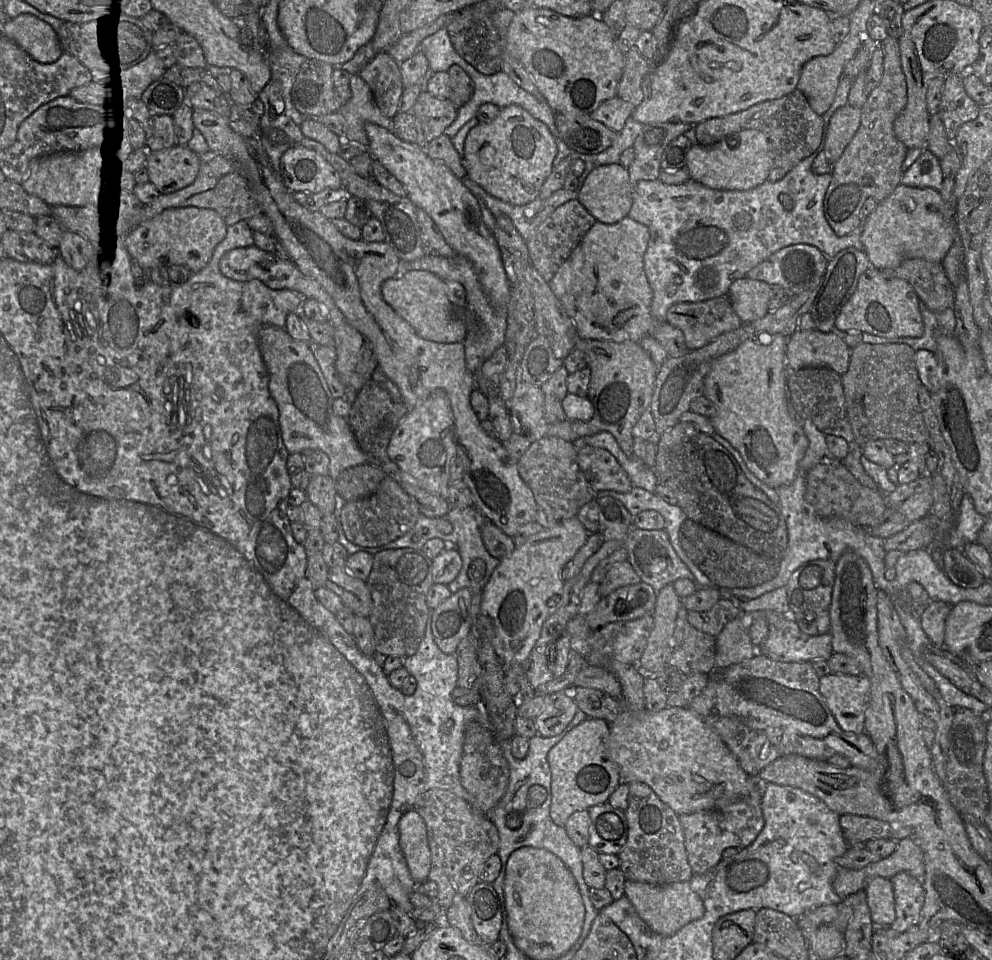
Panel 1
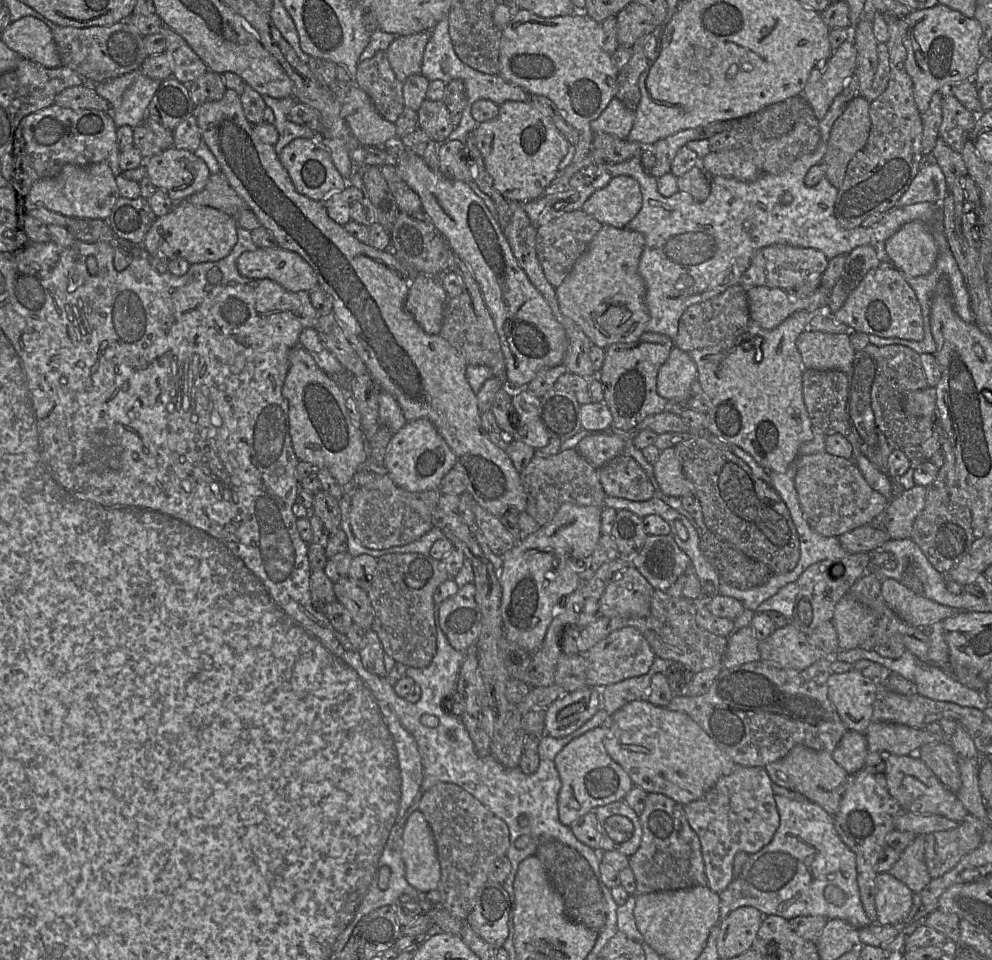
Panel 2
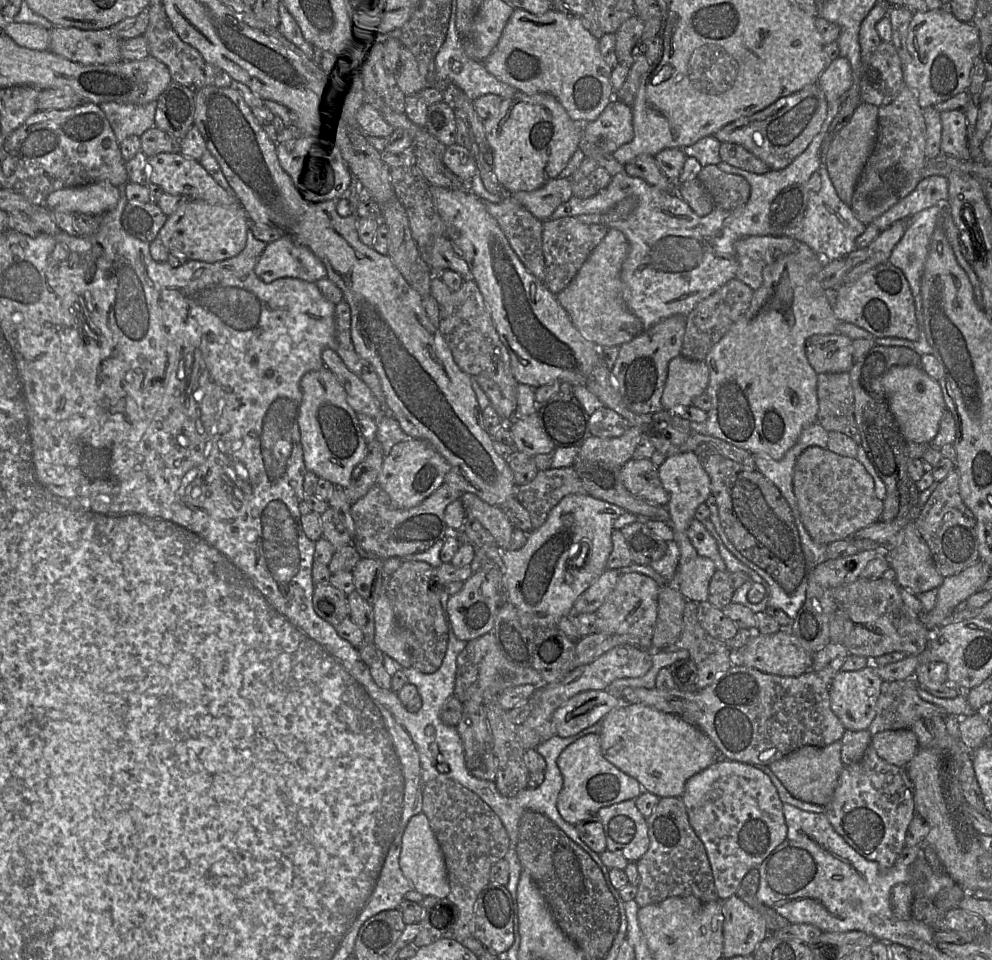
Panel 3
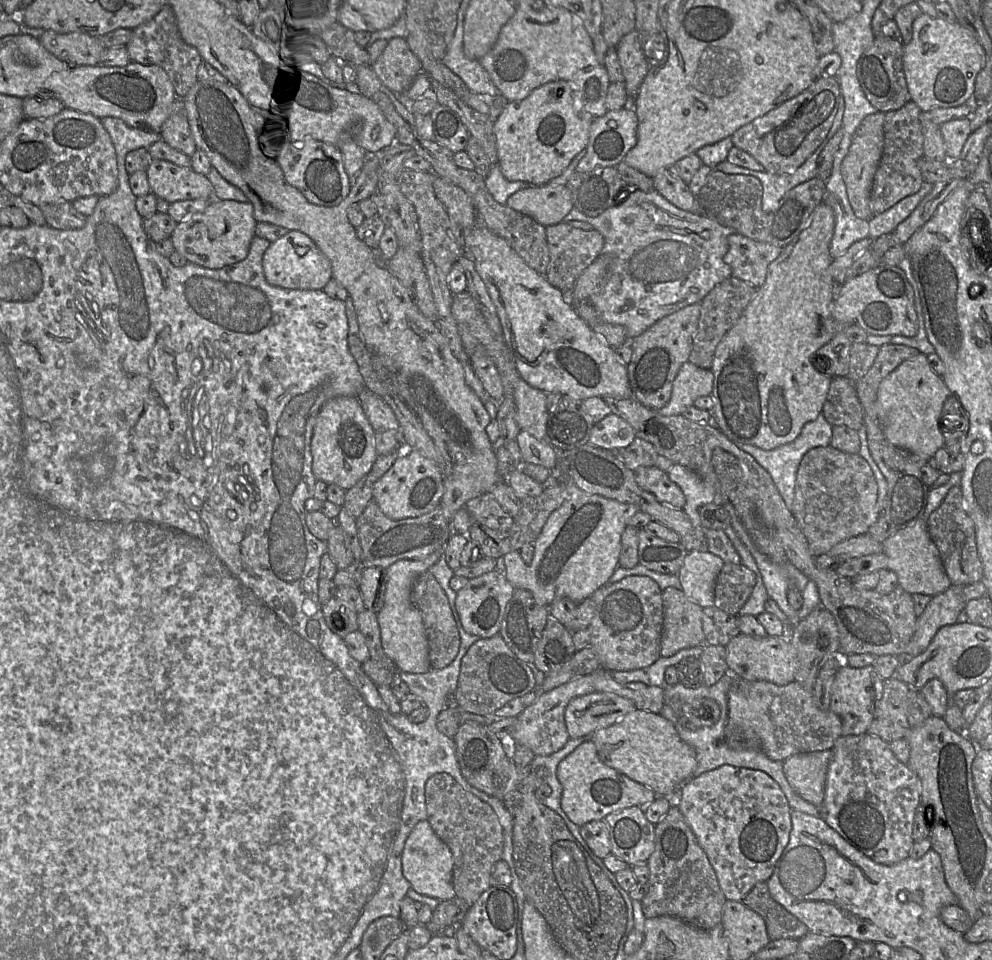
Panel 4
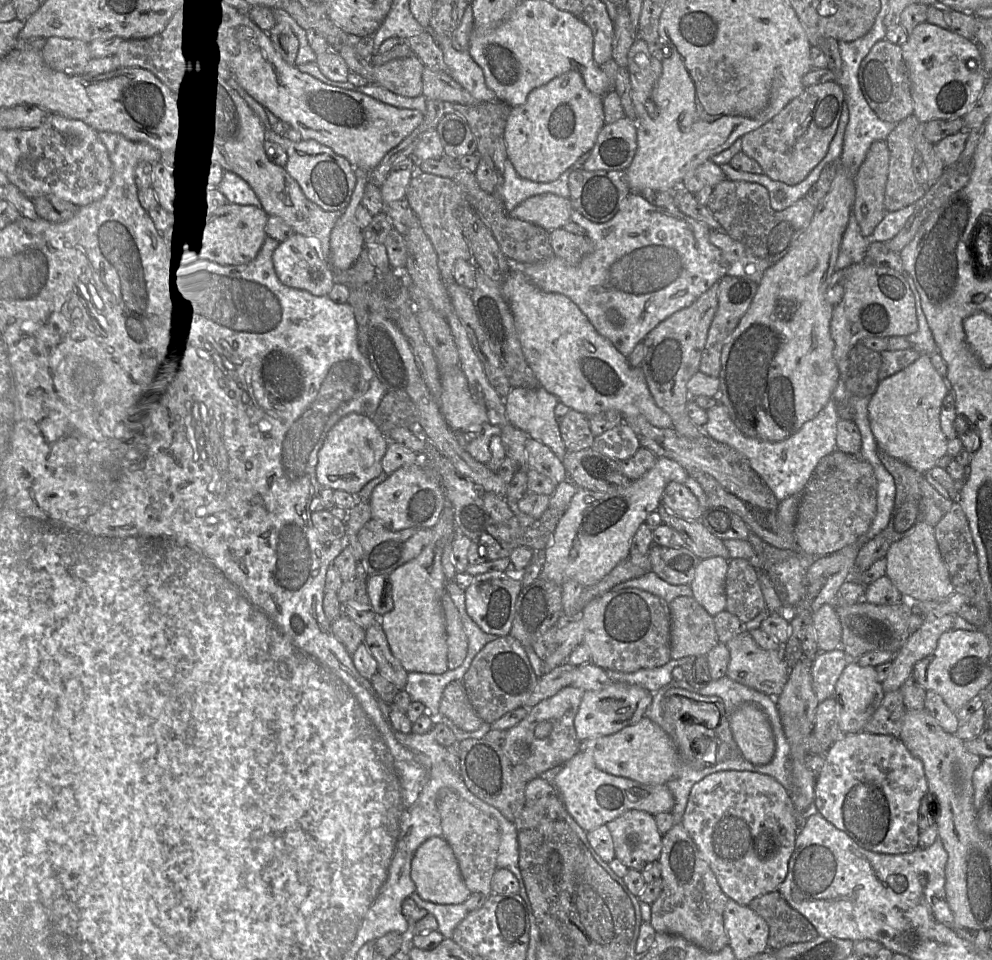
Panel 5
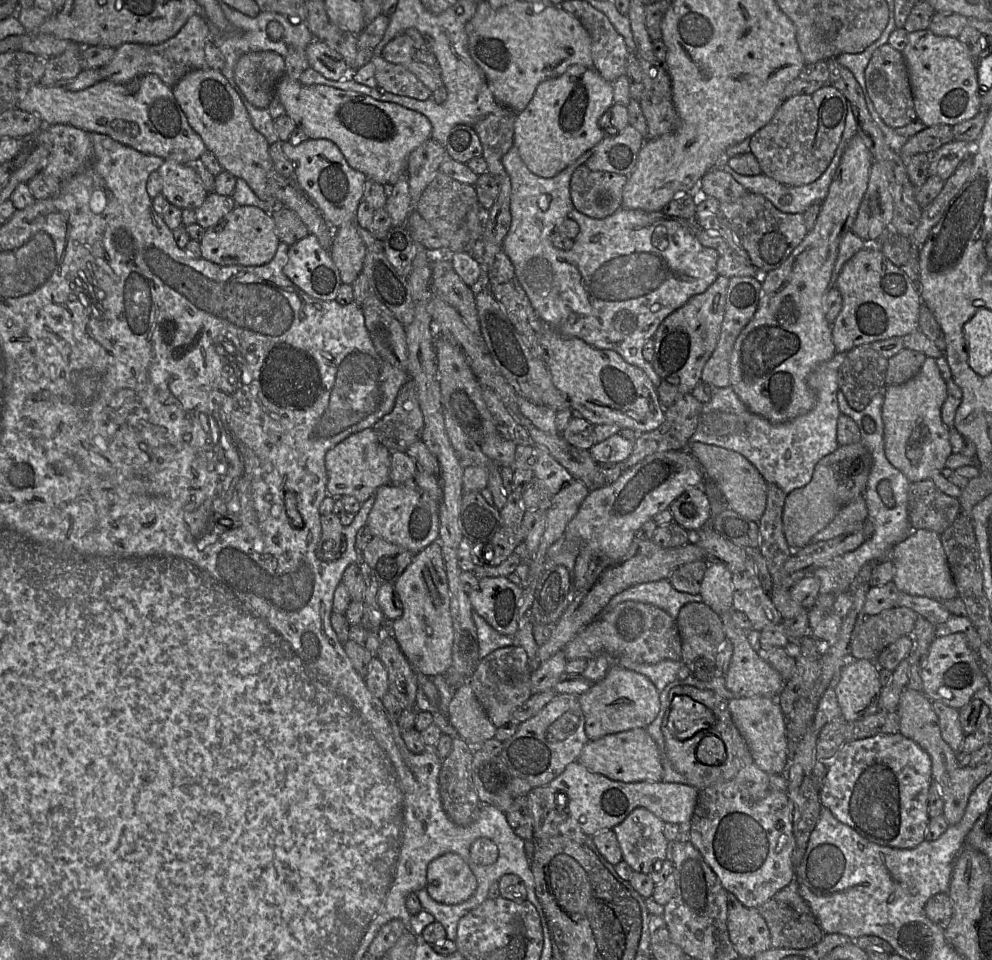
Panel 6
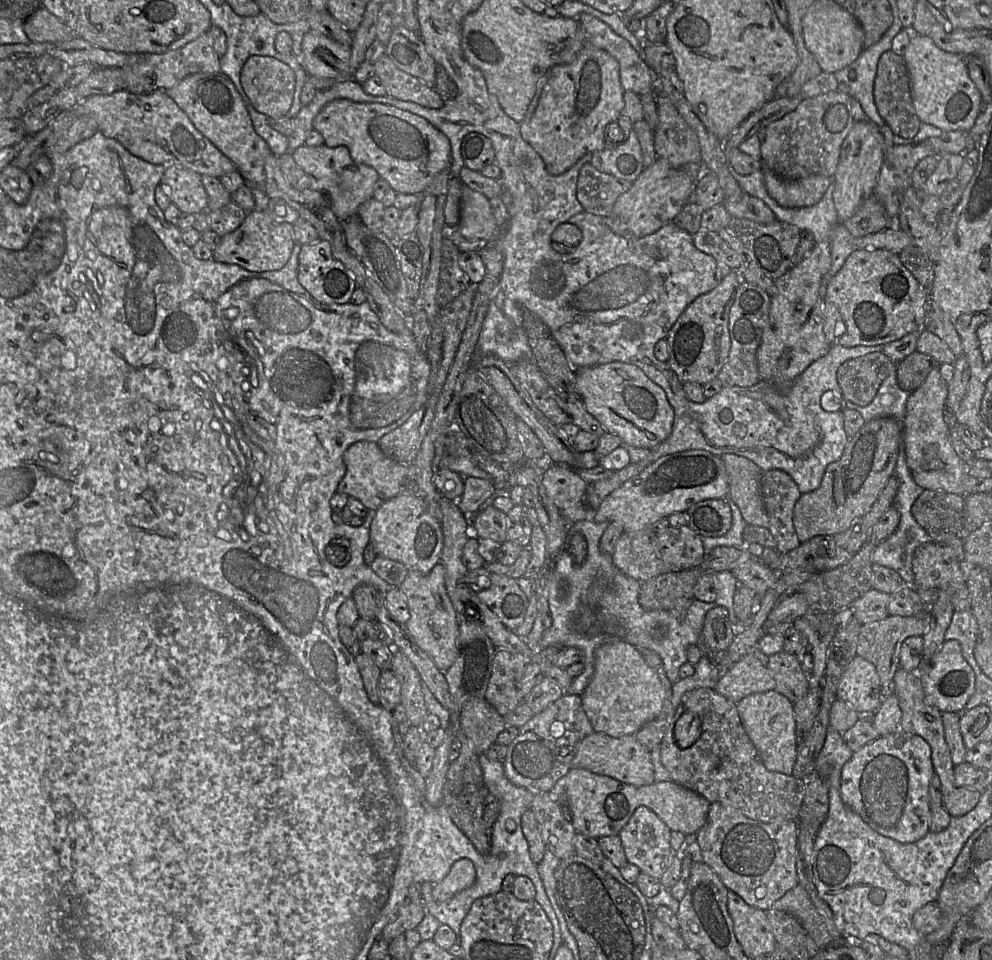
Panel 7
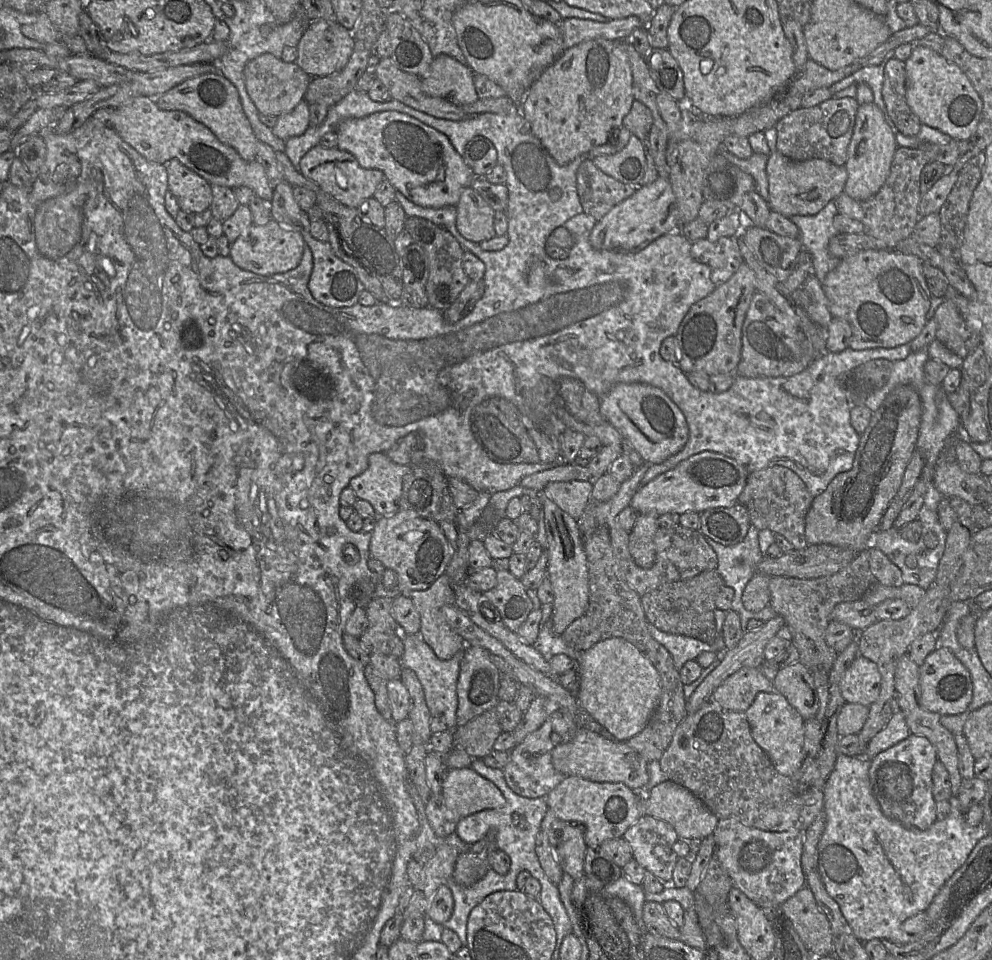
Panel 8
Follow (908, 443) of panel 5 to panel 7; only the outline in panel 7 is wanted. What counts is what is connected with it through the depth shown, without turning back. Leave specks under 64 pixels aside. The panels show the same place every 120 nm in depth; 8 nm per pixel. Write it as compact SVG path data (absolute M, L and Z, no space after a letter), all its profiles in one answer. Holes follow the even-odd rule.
M933 369L922 385L911 392L902 419L902 447L907 466L917 485L923 489L966 495L963 479L968 467L957 455L951 442L952 428L947 420L946 401L948 384L941 376L940 369Z

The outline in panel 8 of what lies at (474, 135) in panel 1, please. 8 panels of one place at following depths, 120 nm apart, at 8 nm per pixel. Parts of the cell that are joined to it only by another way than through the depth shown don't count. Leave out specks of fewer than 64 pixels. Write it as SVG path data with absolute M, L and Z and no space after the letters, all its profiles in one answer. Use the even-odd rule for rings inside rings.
M594 39L565 50L545 69L523 99L521 113L530 132L558 165L565 166L591 149L610 143L610 137L623 126L623 119L630 112L634 100L632 69L624 48L619 41Z

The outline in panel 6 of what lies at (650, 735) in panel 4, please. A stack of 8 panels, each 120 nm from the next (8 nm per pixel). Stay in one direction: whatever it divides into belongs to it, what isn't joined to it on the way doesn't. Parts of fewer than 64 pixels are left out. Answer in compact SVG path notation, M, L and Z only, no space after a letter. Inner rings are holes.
M644 728L631 729L590 740L583 747L577 761L590 771L602 774L614 781L662 782L663 767L658 747Z

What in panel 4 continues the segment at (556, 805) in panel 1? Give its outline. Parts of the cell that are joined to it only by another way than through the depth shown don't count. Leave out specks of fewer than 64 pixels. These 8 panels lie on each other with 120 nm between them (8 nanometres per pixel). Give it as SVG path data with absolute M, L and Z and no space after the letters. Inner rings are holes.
M591 740L581 743L560 761L557 778L562 785L561 808L579 827L590 821L603 820L608 814L628 807L644 808L657 797L646 785L604 764Z

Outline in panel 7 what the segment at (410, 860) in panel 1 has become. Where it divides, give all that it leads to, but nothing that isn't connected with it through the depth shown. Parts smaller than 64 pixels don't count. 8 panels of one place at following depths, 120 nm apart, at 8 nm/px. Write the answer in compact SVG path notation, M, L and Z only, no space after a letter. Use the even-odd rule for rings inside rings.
M461 858L453 863L447 875L433 885L433 896L437 901L446 901L455 894L469 888L476 880L476 870L471 860Z

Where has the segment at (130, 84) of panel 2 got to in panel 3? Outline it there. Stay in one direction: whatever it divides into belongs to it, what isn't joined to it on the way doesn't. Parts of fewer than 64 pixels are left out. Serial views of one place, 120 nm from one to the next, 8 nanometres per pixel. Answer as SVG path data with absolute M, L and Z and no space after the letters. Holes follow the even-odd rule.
M156 101L144 105L104 102L99 107L108 119L118 144L131 135L140 137L155 126Z

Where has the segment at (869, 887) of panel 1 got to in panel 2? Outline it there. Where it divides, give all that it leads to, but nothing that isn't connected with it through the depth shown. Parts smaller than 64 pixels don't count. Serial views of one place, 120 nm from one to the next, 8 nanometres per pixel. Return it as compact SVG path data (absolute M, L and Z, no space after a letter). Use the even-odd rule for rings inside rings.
M889 872L878 873L875 878L875 907L879 925L894 925L907 919L914 893Z

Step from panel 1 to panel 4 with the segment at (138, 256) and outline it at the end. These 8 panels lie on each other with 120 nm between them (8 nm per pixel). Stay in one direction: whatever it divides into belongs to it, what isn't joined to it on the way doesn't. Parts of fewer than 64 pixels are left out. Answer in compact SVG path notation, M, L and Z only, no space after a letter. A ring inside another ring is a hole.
M212 199L204 211L178 222L170 238L175 251L188 262L218 269L247 257L256 225L254 208L250 201Z

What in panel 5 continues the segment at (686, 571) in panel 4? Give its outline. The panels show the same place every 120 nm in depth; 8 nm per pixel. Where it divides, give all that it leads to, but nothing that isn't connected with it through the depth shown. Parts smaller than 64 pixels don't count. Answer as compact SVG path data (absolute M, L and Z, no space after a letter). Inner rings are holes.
M722 557L701 559L691 584L692 597L714 617L726 609L728 560Z

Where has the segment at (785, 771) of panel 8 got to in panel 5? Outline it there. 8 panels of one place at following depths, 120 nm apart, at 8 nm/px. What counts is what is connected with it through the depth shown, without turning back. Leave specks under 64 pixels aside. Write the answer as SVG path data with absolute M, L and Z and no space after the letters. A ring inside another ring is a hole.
M743 703L730 715L733 738L743 757L754 765L768 764L775 754L775 738L765 713L753 703Z

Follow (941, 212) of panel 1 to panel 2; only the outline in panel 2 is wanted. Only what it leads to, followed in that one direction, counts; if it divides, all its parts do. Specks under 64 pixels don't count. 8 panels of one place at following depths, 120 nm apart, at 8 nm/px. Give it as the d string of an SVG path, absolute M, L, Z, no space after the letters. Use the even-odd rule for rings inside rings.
M922 221L905 224L886 241L885 253L900 272L910 276L929 274L938 256L932 226Z

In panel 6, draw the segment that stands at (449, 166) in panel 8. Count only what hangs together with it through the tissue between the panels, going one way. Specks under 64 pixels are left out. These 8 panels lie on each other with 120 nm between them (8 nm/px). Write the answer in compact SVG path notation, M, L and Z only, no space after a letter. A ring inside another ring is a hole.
M285 74L276 84L274 99L281 103L285 114L297 127L308 135L309 139L327 139L335 143L347 163L362 172L367 179L374 180L387 188L394 185L407 173L407 159L410 153L432 136L429 120L421 113L396 103L376 100L368 95L345 91L321 84L303 85Z

